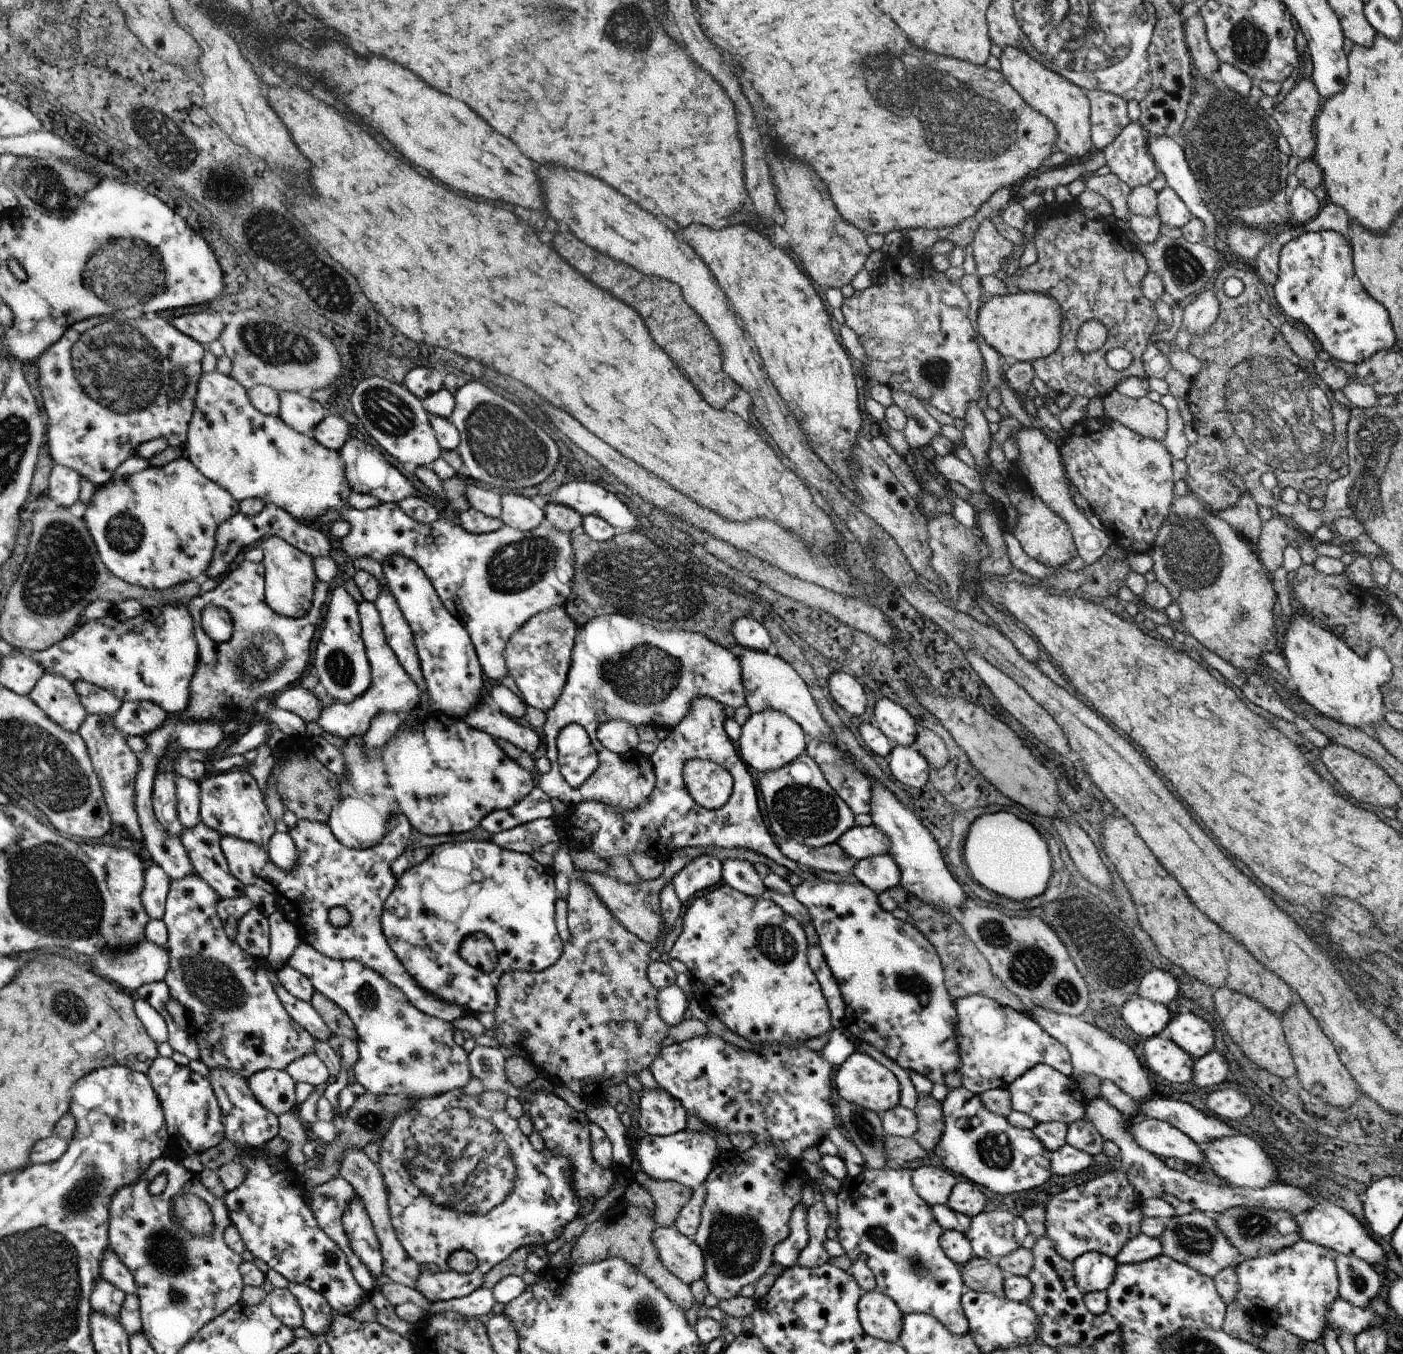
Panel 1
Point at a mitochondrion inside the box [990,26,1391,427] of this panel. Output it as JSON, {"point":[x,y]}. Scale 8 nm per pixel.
{"point":[1233,147]}

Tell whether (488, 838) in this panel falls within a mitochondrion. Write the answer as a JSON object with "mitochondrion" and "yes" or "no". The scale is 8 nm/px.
{"mitochondrion":"no"}

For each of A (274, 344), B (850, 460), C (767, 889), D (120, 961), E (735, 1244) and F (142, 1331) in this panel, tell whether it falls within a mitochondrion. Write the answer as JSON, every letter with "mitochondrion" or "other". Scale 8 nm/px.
{"A":"mitochondrion","B":"other","C":"other","D":"other","E":"mitochondrion","F":"other"}

